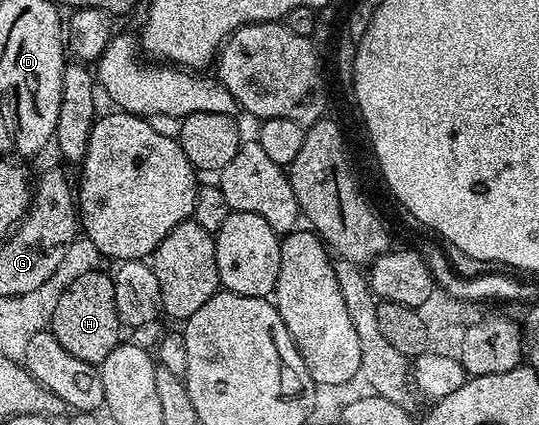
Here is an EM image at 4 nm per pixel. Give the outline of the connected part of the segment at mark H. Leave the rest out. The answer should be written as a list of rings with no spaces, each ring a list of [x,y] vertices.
[[[106,270],[82,274],[61,297],[58,298],[57,309],[53,312],[50,332],[57,337],[61,349],[65,353],[73,353],[73,357],[81,357],[86,363],[101,364],[109,353],[121,342],[121,326],[117,317],[114,300],[114,281]]]

